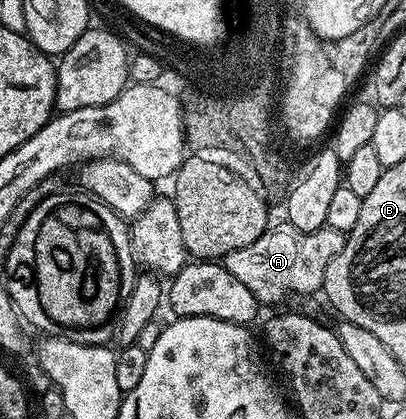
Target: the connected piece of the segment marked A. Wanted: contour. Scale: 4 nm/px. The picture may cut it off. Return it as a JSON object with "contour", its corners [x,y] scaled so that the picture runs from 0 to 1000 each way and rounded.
{"contour":[[[692,530],[692,542],[663,539],[655,551],[621,585],[603,592],[579,594],[547,618],[547,635],[567,652],[576,652],[576,663],[596,671],[616,699],[626,699],[633,726],[685,723],[697,726],[709,702],[771,702],[786,697],[798,680],[803,661],[803,632],[833,604],[842,604],[847,592],[850,554],[828,551],[813,539],[796,542],[781,551],[736,551],[724,547],[709,530]]]}

